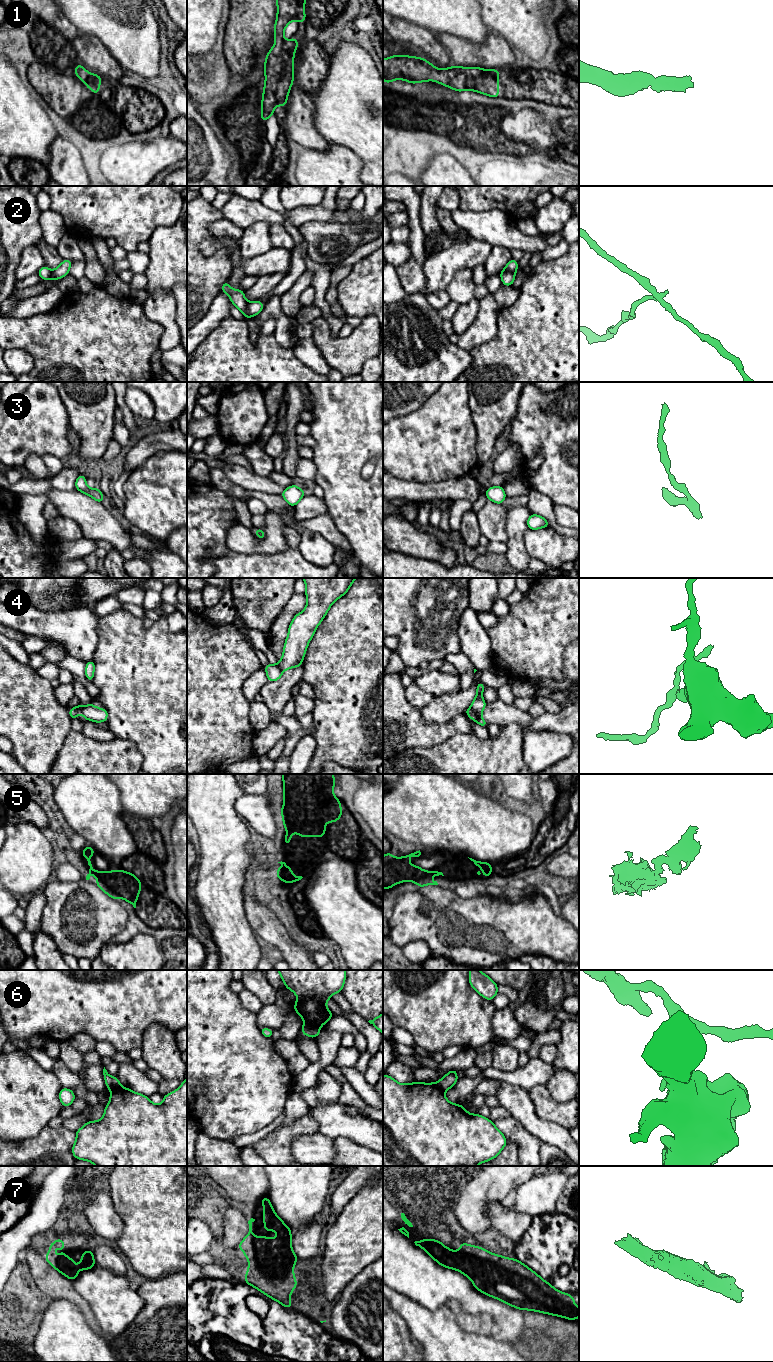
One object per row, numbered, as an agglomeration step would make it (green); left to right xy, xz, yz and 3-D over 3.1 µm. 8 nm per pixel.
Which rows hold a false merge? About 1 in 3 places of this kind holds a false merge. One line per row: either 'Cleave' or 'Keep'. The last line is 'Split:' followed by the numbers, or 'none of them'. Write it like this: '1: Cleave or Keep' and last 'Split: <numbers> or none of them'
1: Keep
2: Cleave
3: Keep
4: Keep
5: Keep
6: Cleave
7: Keep
Split: 2, 6

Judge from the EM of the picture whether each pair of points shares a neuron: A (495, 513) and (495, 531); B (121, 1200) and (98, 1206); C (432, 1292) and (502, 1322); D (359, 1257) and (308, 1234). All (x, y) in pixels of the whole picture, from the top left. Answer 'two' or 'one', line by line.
A: one
B: two
C: one
D: two

